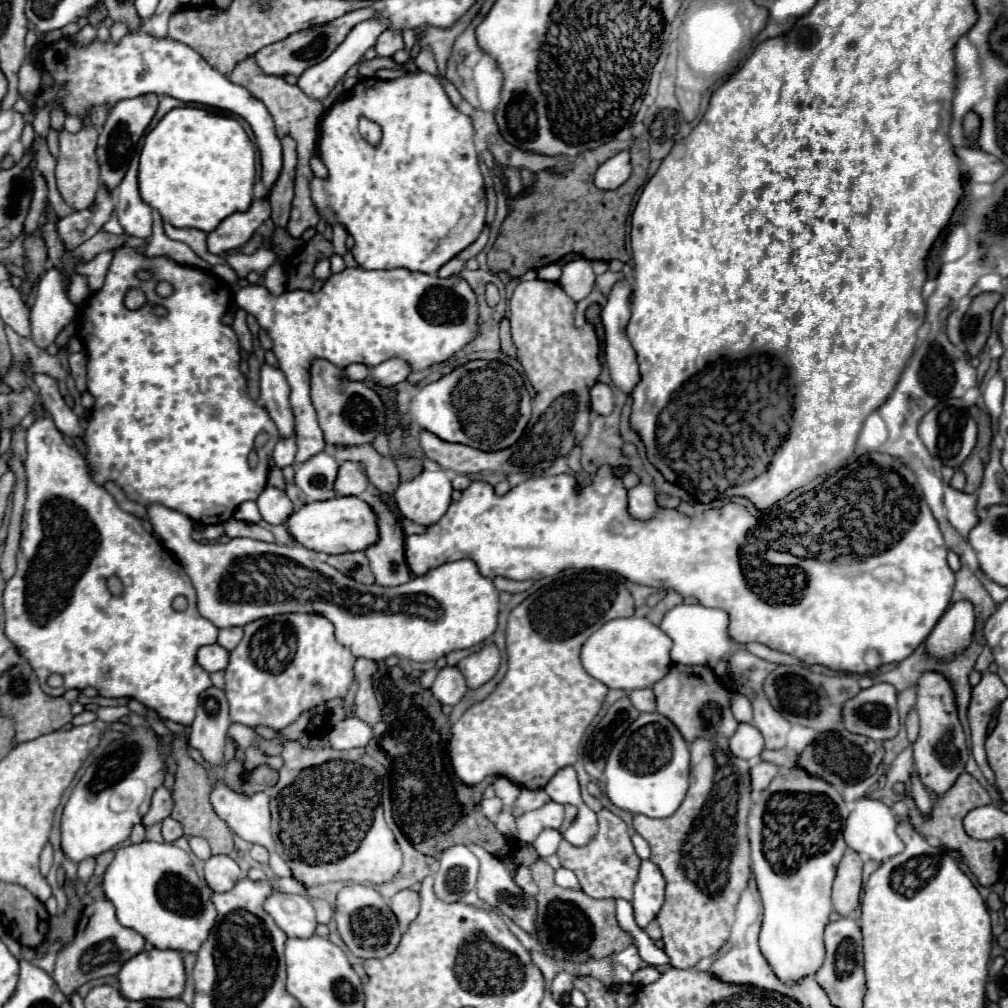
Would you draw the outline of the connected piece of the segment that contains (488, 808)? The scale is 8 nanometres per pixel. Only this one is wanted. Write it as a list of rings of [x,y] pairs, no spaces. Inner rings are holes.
[[[496,796],[490,798],[490,800],[482,800],[482,802],[480,802],[480,810],[482,810],[484,816],[488,816],[488,818],[492,820],[494,816],[500,814],[500,810],[502,810],[502,802],[500,802]]]

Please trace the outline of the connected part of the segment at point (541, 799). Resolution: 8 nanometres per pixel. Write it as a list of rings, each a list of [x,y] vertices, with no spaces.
[[[522,788],[518,800],[512,804],[512,816],[522,816],[522,814],[526,814],[530,810],[540,808],[546,802],[550,802],[550,796],[544,790],[528,790],[528,788]]]

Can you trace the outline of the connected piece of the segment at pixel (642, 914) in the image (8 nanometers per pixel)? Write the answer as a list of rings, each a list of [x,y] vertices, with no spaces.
[[[642,860],[640,874],[634,886],[634,900],[632,900],[638,926],[646,928],[648,922],[656,918],[664,902],[664,886],[666,882],[658,866],[650,860]]]

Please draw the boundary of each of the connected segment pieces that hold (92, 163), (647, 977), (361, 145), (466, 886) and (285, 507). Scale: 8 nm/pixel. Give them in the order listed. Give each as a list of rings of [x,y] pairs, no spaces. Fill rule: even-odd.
[[[86,124],[78,132],[66,132],[64,128],[58,134],[58,156],[56,156],[56,182],[58,190],[64,198],[64,202],[74,210],[86,210],[100,188],[98,178],[98,162],[96,162],[96,140],[98,140],[98,128],[92,124]]]
[[[646,966],[646,968],[642,968],[642,970],[638,970],[638,972],[634,974],[634,982],[636,982],[638,986],[656,982],[658,978],[660,978],[660,972],[658,972],[654,966]]]
[[[418,72],[396,80],[358,80],[346,100],[338,100],[322,116],[318,150],[328,168],[328,178],[310,182],[312,200],[328,224],[340,222],[354,236],[356,244],[350,252],[362,268],[406,268],[436,274],[442,264],[470,246],[484,228],[486,184],[478,166],[472,120],[452,106],[442,84],[432,74]],[[360,116],[382,128],[380,146],[368,144],[360,136]]]
[[[452,846],[440,854],[440,868],[434,874],[434,892],[444,902],[458,902],[466,892],[474,890],[478,876],[478,858],[466,846]]]
[[[266,486],[264,492],[258,496],[256,504],[260,508],[262,518],[268,524],[286,524],[288,516],[294,512],[294,504],[286,496],[286,492],[282,492],[274,486]]]

